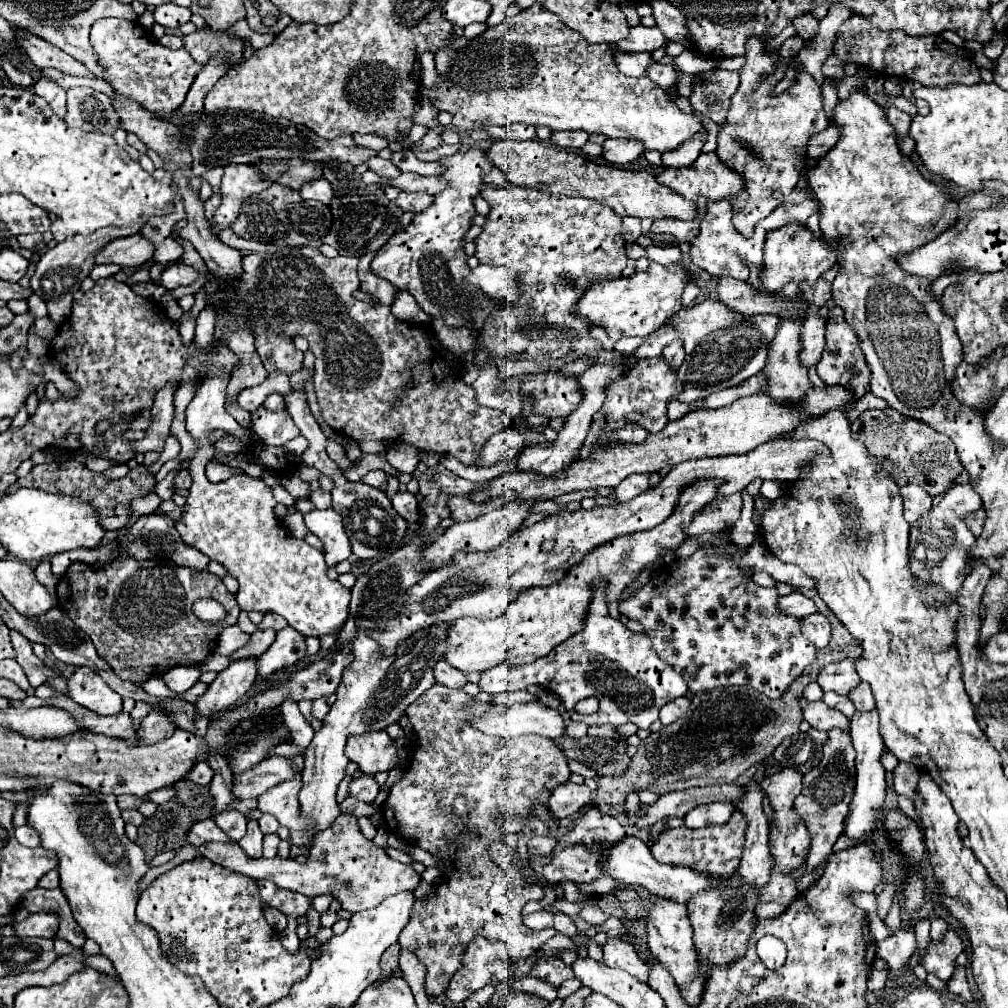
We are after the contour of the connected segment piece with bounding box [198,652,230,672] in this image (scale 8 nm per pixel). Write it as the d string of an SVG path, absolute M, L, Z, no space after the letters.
M216 652L216 654L212 654L212 656L210 656L210 662L206 662L206 664L198 664L198 668L200 668L202 672L206 672L206 670L220 672L220 670L224 670L228 664L230 664L230 660L228 660L228 658L224 658L224 656L220 656L220 654Z

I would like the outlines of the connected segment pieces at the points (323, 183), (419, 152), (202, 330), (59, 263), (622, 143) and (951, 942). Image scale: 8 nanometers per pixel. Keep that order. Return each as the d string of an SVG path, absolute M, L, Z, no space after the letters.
M318 178L318 180L312 180L312 182L306 182L304 186L300 186L300 196L304 200L320 200L324 204L330 204L332 202L332 186L328 180L324 178Z
M438 126L436 130L430 130L420 142L416 142L412 146L412 152L416 154L418 160L422 162L438 162L444 156L452 156L458 152L456 146L448 146L442 142L440 132L444 130L444 126Z
M208 306L198 314L196 318L196 336L194 336L194 342L196 344L212 344L214 340L214 322L216 322L216 314L212 310L208 310Z
M140 222L140 226L128 226L128 228L108 228L108 230L96 230L88 236L84 234L76 234L64 242L58 242L56 246L48 248L48 252L40 258L40 262L36 264L36 272L30 278L30 286L34 290L34 294L38 294L46 304L48 304L48 312L56 322L62 322L68 314L70 314L70 306L72 306L72 294L76 290L80 290L80 284L84 278L88 278L90 270L96 264L96 250L100 250L100 246L116 240L116 238L124 238L124 236L132 236L136 232L140 232L144 224Z
M616 138L616 140L606 140L604 142L604 160L610 164L630 164L636 162L644 154L644 146L640 142L632 140L628 142L626 138Z
M950 928L944 934L944 940L930 944L930 948L926 950L926 954L922 958L922 964L926 966L928 972L936 974L942 982L948 982L948 978L952 976L952 970L954 970L956 956L962 950L964 950L964 946L962 946L960 936Z

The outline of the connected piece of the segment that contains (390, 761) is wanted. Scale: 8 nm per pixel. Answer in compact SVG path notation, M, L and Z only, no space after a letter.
M384 730L348 738L346 756L348 760L356 762L364 774L388 772L398 762L396 742Z

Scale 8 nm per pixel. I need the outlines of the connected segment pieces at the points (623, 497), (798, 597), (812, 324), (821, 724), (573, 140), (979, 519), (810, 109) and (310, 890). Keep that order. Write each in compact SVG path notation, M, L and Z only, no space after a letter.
M632 474L632 476L628 476L624 482L620 482L618 484L618 488L614 488L614 498L618 500L618 502L628 502L628 500L632 500L632 498L636 498L638 494L642 494L642 492L646 492L648 490L648 474Z
M792 592L788 596L778 598L778 610L788 616L794 616L794 618L804 618L808 614L814 614L816 606L810 598L802 596L800 592Z
M810 304L808 308L808 318L802 328L802 344L804 350L800 354L800 360L806 368L818 364L824 352L824 330L826 330L826 318L818 314L820 306Z
M800 698L798 706L802 710L804 720L816 730L832 730L832 728L848 730L850 728L850 720L844 714L840 714L838 710L828 708L822 700L808 702L806 698Z
M554 132L552 142L562 148L582 148L588 142L588 132Z
M978 510L978 512L974 512L974 514L970 514L970 516L966 518L966 526L970 528L970 532L972 532L974 536L980 536L982 526L984 526L984 518L986 518L984 510Z
M756 36L746 44L746 64L740 70L740 86L736 96L732 96L728 122L720 126L716 148L720 160L744 178L744 192L728 198L736 210L732 222L742 236L752 236L754 224L766 218L780 204L780 200L772 196L776 190L780 194L792 191L808 156L808 140L830 126L822 108L820 86L812 80L812 76L800 72L796 74L794 92L770 96L772 88L784 78L784 72L790 68L794 58L790 58L784 66L774 68L774 64L780 62L780 56L778 52L764 54L764 48L766 44Z
M340 814L328 830L322 830L314 836L312 846L308 850L308 858L304 862L290 858L248 858L244 850L236 842L208 842L204 846L198 846L198 852L212 860L214 864L220 864L232 872L246 874L254 880L270 880L276 886L292 892L306 894L308 898L314 898L318 894L332 894L336 900L340 900L342 908L348 912L360 912L378 906L384 898L414 890L420 882L420 874L412 866L400 864L392 860L382 848L378 848L372 840L366 840L358 828L356 818L348 818L346 814Z

